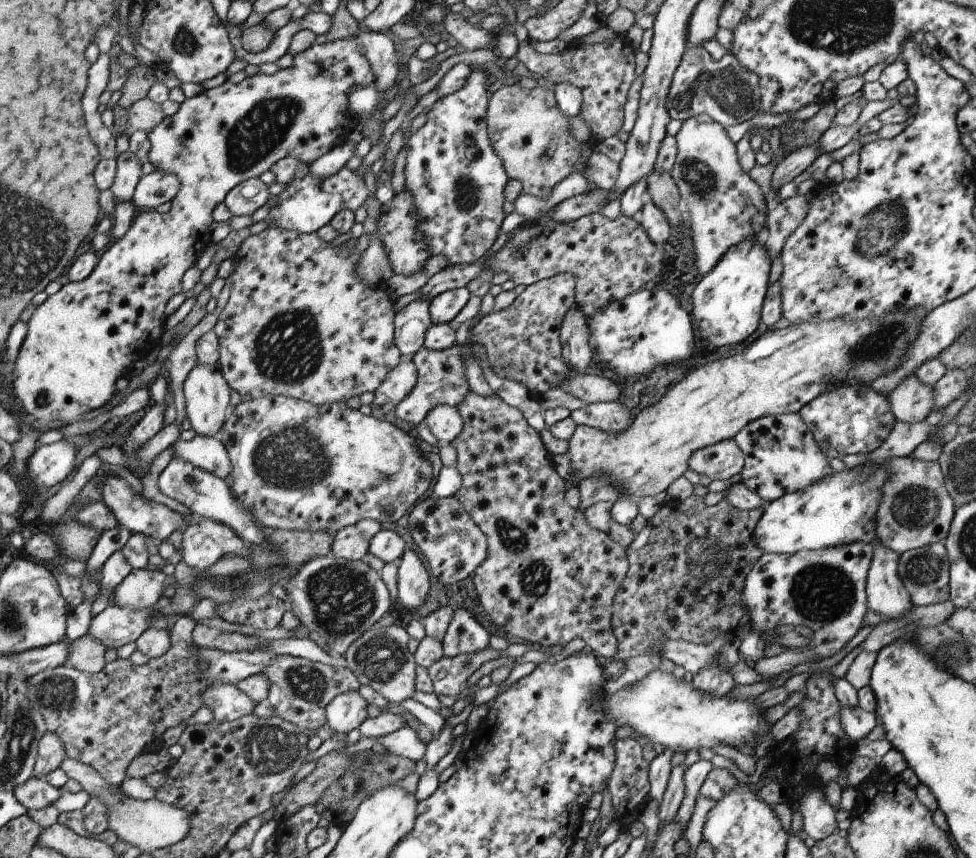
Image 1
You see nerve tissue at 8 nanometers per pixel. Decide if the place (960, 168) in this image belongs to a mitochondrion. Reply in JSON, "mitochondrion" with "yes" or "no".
{"mitochondrion":"no"}

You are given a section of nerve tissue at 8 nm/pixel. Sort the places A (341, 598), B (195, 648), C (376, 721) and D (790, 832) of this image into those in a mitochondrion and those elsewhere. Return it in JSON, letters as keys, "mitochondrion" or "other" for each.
{"A":"mitochondrion","B":"other","C":"other","D":"other"}

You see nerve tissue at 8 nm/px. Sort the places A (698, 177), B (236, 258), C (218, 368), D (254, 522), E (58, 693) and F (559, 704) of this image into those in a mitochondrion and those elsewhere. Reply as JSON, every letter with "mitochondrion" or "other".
{"A":"mitochondrion","B":"other","C":"other","D":"other","E":"mitochondrion","F":"mitochondrion"}

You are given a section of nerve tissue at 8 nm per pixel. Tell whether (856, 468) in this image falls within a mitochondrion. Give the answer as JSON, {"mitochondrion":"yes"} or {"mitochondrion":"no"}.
{"mitochondrion":"no"}

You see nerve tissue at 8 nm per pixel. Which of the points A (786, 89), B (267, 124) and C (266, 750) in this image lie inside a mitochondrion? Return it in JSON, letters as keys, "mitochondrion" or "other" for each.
{"A":"other","B":"mitochondrion","C":"mitochondrion"}

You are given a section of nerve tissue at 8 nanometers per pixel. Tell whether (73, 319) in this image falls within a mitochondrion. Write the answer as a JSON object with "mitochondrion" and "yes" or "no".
{"mitochondrion":"no"}

